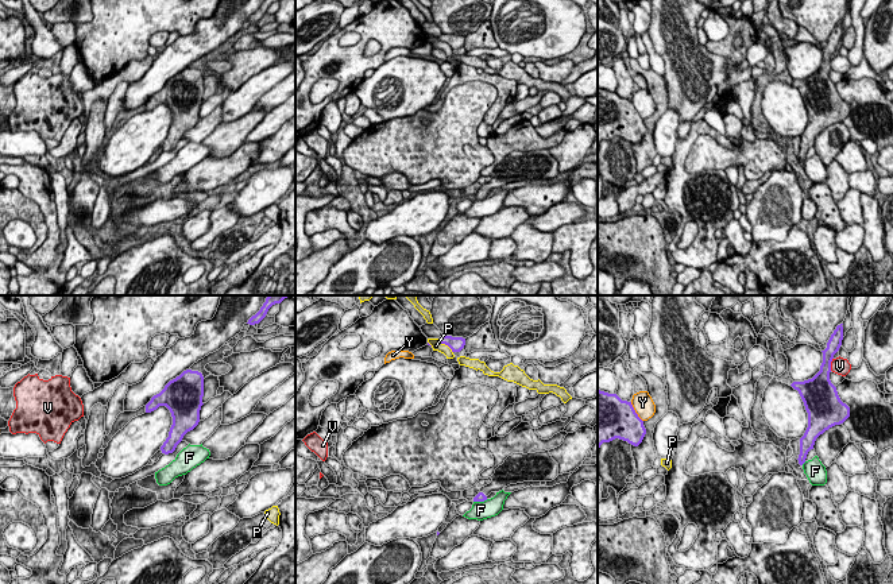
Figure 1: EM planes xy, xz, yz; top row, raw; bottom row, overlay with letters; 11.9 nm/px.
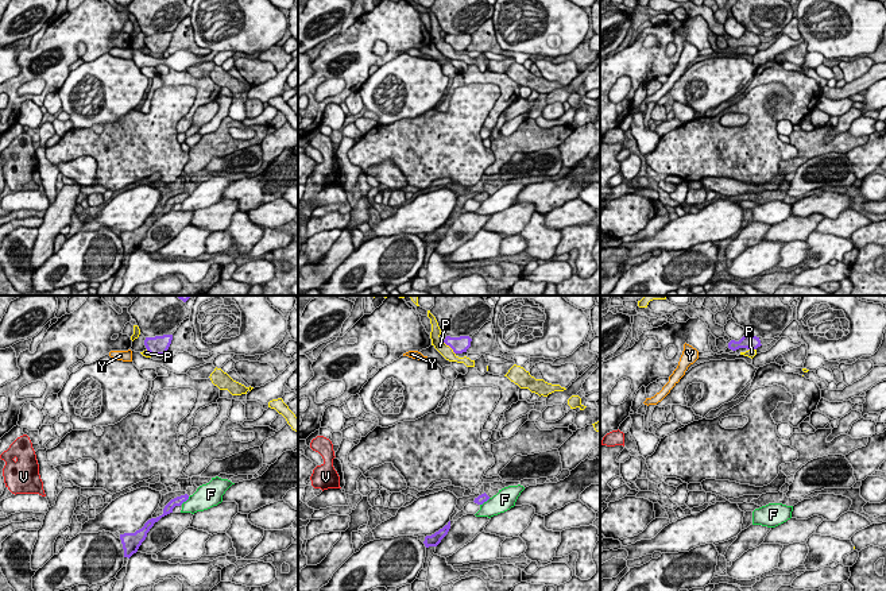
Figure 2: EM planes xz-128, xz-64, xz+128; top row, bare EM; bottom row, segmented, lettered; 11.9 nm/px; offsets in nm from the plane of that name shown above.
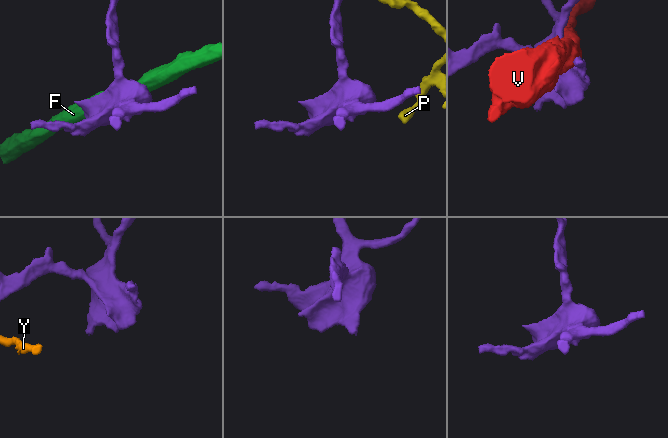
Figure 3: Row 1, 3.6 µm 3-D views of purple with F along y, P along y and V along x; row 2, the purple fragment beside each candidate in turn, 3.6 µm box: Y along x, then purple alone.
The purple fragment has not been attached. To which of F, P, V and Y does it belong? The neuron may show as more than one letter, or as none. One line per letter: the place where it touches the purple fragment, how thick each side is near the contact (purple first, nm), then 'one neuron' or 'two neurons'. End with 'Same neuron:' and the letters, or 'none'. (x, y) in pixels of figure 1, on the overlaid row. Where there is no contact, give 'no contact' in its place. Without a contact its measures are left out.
F: contact yz (803, 463); calibres 170 and 240 nm; two neurons
P: contact xz (445, 344); calibres 180 and 120 nm; two neurons
V: contact yz (830, 364); calibres 220 and 200 nm; two neurons
Y: contact yz (634, 412); calibres 480 and 240 nm; two neurons
Same neuron: none

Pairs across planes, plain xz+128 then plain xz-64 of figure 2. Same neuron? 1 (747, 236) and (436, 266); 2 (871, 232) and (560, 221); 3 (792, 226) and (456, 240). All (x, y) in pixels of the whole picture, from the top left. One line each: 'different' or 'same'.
1: different
2: different
3: different

